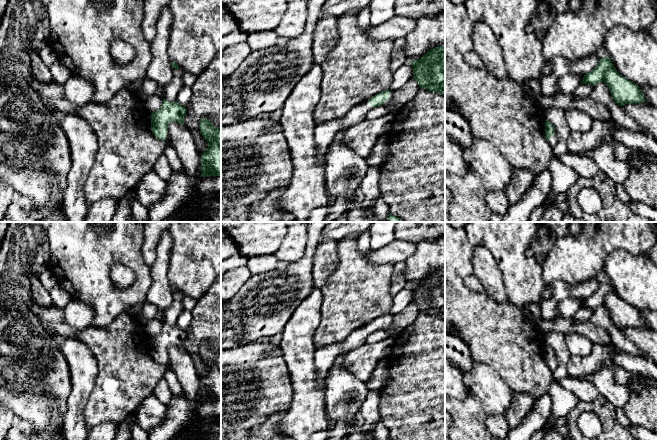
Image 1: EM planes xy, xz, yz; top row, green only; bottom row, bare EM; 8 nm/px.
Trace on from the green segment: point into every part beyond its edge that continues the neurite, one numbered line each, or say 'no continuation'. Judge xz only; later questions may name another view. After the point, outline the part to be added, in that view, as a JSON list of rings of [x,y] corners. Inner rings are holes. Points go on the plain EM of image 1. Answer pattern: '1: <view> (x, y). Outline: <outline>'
1: xz (390, 323). Outline: [[[390,313],[390,319],[389,319],[389,322],[386,326],[384,326],[382,328],[382,330],[385,330],[385,331],[388,331],[389,329],[392,328],[392,325],[393,325],[393,315]]]
2: xz (324, 357). Outline: [[[364,325],[355,329],[344,341],[329,344],[315,349],[314,363],[317,371],[317,382],[322,382],[331,367],[334,364],[336,357],[341,352],[352,351],[366,343],[366,338],[372,333],[371,328]]]

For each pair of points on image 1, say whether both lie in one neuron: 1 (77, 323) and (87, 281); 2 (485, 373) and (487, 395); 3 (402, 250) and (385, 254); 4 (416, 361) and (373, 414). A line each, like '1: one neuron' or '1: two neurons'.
1: two neurons
2: one neuron
3: one neuron
4: two neurons

